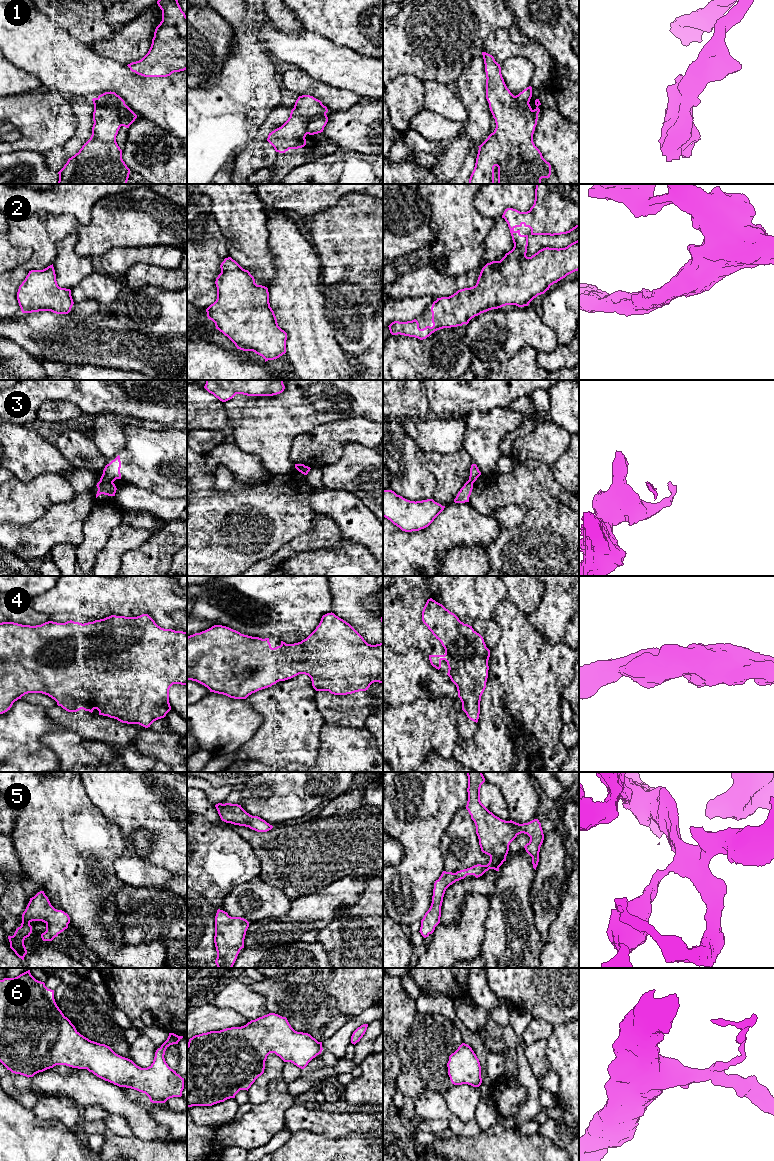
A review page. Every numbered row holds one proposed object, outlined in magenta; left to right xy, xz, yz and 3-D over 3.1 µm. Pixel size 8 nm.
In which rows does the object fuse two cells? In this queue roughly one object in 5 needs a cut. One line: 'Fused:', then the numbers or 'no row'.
Fused: 3

